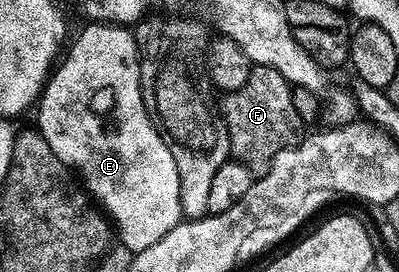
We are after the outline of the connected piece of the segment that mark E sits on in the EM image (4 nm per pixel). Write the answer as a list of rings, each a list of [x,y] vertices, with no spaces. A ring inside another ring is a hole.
[[[88,23],[85,26],[85,29],[77,37],[75,34],[71,38],[66,49],[66,56],[53,68],[48,83],[45,85],[43,93],[40,94],[38,102],[40,114],[36,117],[37,123],[40,124],[37,125],[38,132],[46,139],[46,143],[50,143],[50,151],[54,151],[54,155],[58,159],[62,159],[62,163],[68,166],[82,182],[83,188],[103,206],[111,224],[118,230],[121,243],[128,248],[129,253],[135,255],[146,251],[146,247],[151,247],[153,243],[158,243],[158,239],[162,239],[162,235],[166,235],[166,231],[174,231],[174,227],[180,224],[182,220],[182,203],[178,195],[178,167],[174,167],[174,155],[170,155],[170,147],[166,147],[162,135],[156,130],[156,125],[150,119],[150,115],[146,111],[146,103],[142,99],[142,91],[140,90],[140,47],[136,43],[135,32],[122,25],[107,23]]]

